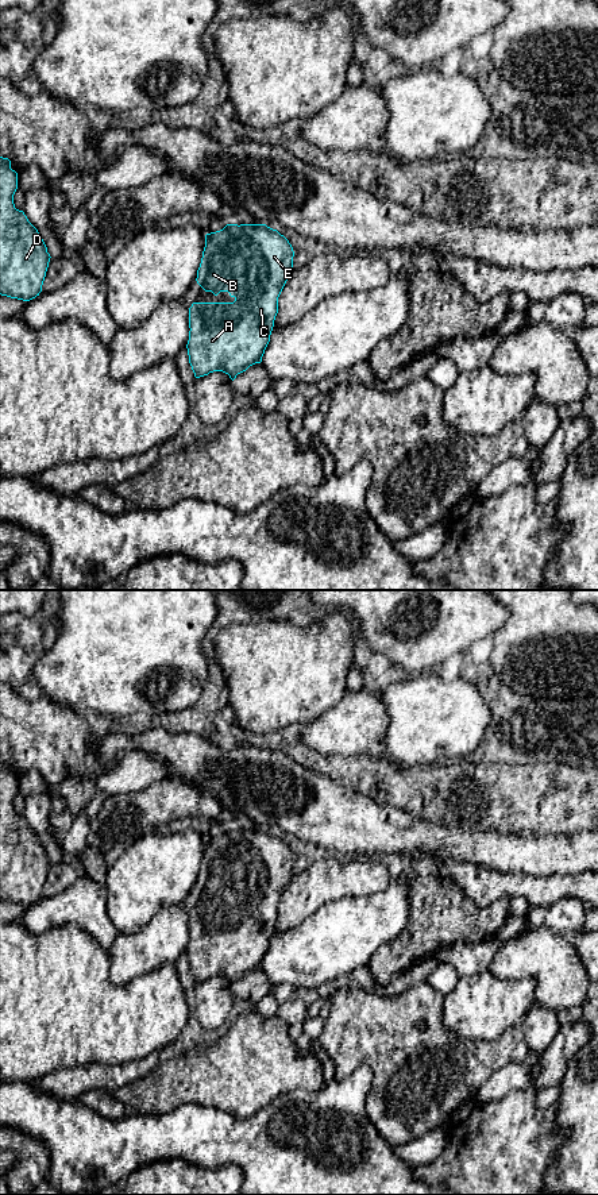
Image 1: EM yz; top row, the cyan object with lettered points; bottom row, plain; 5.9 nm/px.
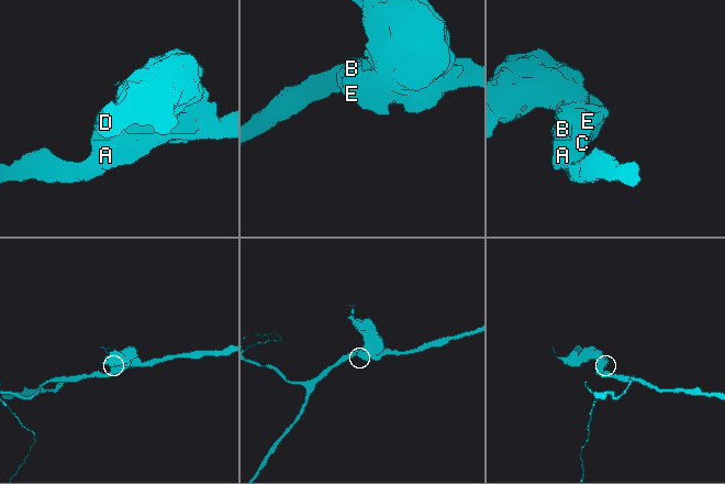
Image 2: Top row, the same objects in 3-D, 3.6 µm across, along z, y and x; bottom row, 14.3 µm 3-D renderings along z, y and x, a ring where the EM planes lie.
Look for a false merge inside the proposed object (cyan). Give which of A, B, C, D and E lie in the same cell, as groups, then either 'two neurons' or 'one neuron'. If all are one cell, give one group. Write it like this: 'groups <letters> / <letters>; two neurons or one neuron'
groups A B C D E; one neuron

